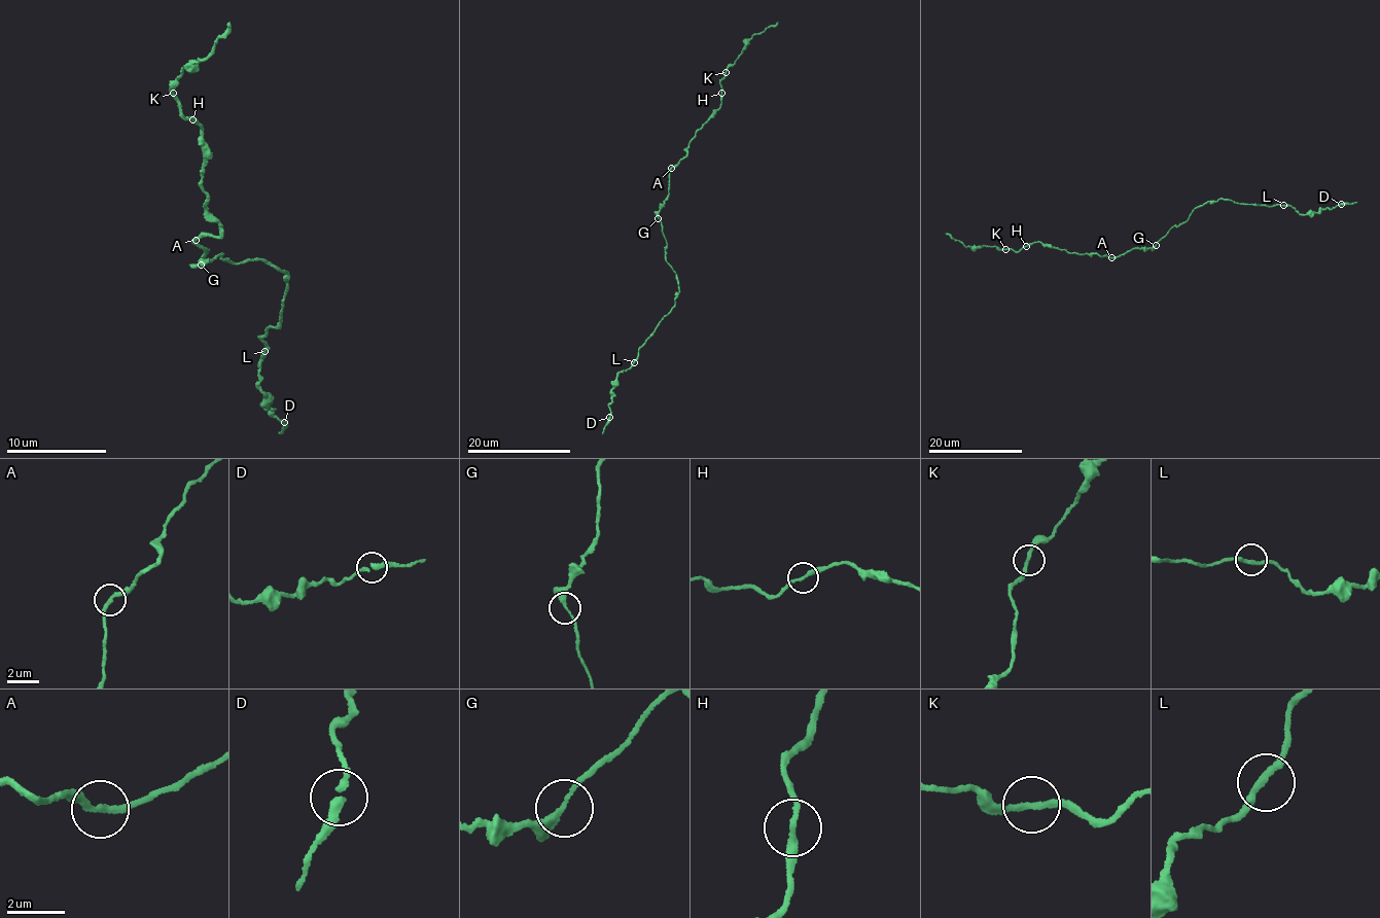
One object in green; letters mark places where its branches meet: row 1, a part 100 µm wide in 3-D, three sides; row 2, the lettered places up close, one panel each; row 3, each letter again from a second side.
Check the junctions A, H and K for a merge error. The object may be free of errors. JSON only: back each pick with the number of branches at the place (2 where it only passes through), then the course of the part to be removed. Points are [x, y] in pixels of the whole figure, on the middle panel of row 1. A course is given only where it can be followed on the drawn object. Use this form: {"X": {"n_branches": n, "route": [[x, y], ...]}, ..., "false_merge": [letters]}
{"false_merge": []}

